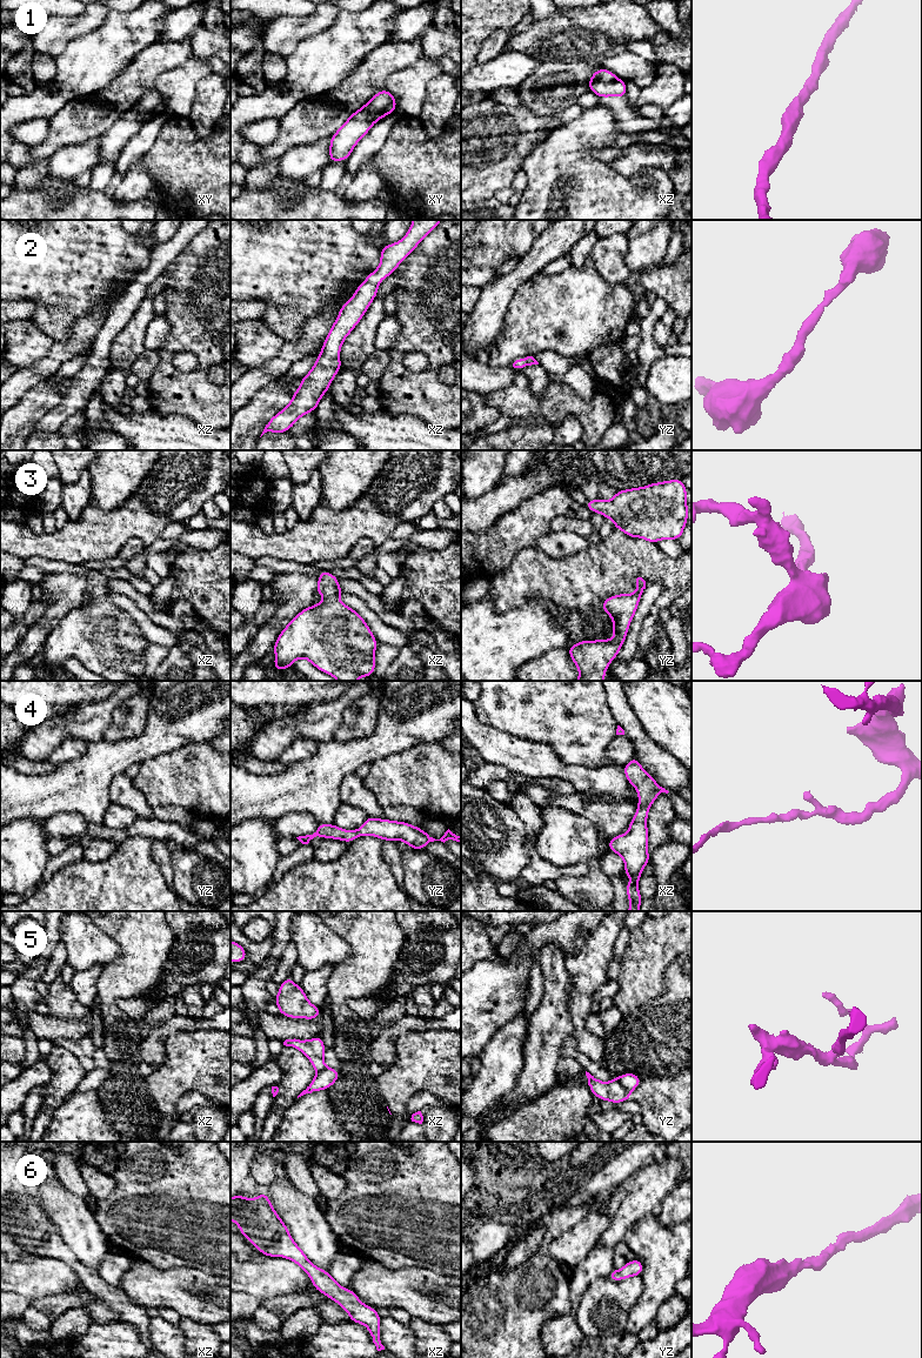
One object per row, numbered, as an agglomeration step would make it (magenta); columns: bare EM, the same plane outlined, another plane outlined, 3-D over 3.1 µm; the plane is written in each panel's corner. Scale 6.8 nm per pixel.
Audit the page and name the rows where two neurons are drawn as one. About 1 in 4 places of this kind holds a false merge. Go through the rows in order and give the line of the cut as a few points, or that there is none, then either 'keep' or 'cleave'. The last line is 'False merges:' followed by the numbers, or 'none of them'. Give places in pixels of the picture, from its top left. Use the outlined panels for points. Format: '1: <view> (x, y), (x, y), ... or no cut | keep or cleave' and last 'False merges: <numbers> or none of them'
1: no cut | keep
2: no cut | keep
3: no cut | keep
4: no cut | keep
5: yz (616, 1077), (629, 1091) | cleave
6: no cut | keep
False merges: 5

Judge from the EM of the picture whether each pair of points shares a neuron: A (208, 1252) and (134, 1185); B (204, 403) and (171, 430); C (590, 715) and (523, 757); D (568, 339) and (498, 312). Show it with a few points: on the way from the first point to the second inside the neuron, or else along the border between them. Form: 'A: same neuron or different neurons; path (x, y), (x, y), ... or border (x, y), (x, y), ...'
A: same neuron; path (189, 1233), (153, 1197)
B: different neurons; border (158, 413), (182, 414), (185, 416)
C: different neurons; border (518, 736), (547, 744), (565, 762)
D: different neurons; border (516, 289), (502, 329), (494, 340)

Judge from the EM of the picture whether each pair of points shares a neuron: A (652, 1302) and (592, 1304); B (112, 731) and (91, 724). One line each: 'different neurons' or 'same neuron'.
A: different neurons
B: different neurons

